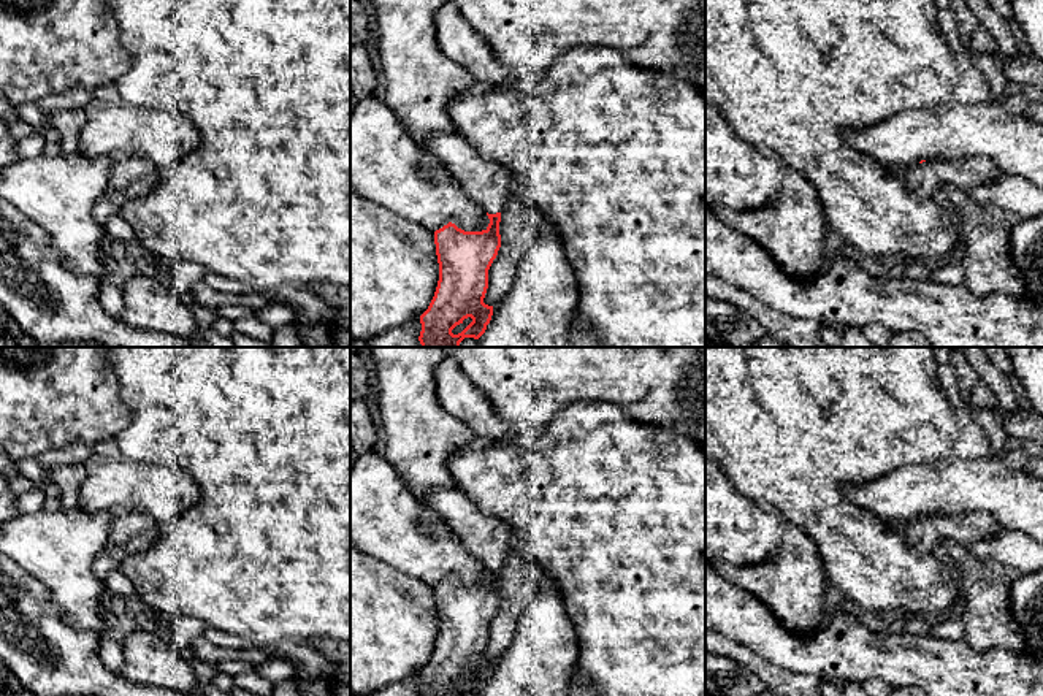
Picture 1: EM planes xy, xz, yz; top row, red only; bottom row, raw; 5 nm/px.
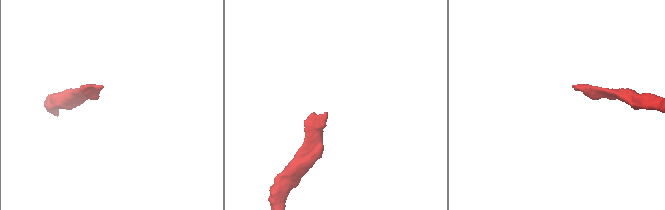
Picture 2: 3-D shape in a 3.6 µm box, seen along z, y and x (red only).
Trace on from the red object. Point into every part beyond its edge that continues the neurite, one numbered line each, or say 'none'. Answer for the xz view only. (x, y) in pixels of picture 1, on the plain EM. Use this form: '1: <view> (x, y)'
1: xz (489, 539)

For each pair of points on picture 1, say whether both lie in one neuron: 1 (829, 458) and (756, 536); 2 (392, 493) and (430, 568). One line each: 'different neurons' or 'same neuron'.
1: different neurons
2: same neuron

